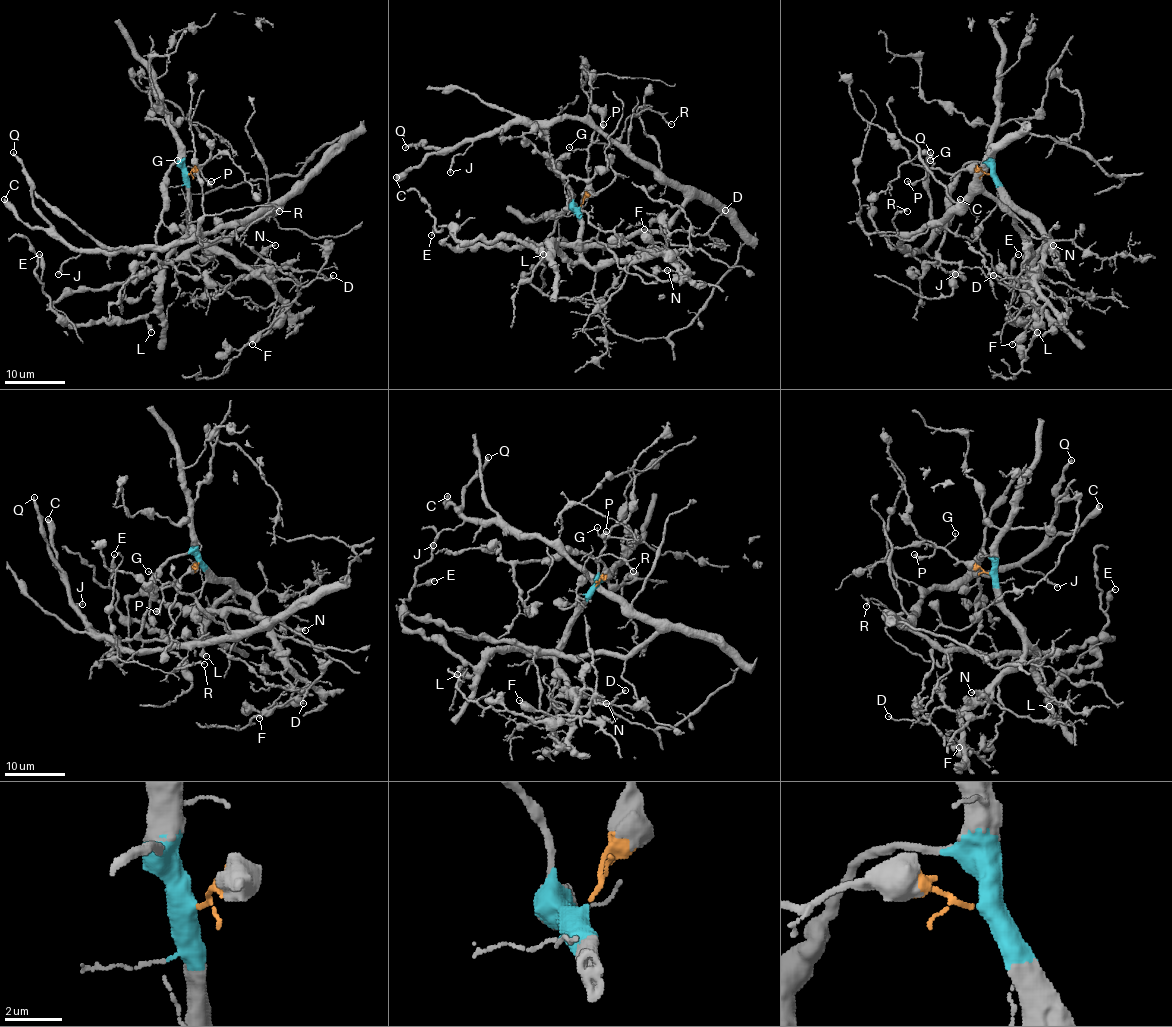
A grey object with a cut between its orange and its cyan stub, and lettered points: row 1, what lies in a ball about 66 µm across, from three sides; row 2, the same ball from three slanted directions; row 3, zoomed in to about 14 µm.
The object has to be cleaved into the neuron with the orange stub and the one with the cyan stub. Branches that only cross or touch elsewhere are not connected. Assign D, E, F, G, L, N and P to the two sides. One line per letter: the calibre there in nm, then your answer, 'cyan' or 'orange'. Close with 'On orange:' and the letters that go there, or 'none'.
D: calibre 160 nm; cyan
E: calibre 150 nm; cyan
F: calibre 140 nm; cyan
G: calibre 100 nm; orange
L: calibre 320 nm; cyan
N: calibre 240 nm; cyan
P: calibre 320 nm; orange
On orange: G, P

